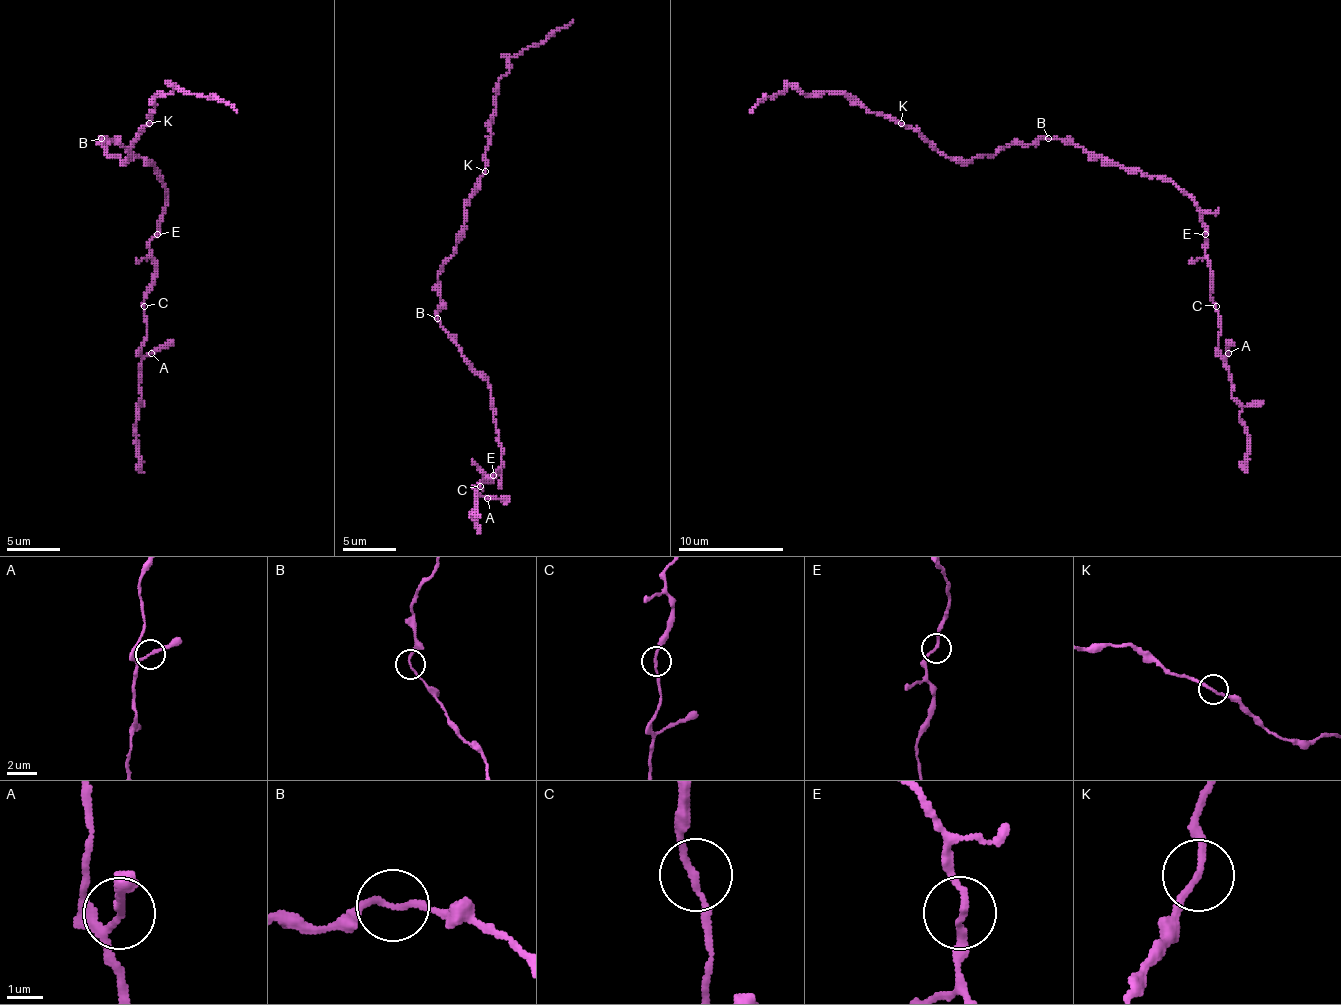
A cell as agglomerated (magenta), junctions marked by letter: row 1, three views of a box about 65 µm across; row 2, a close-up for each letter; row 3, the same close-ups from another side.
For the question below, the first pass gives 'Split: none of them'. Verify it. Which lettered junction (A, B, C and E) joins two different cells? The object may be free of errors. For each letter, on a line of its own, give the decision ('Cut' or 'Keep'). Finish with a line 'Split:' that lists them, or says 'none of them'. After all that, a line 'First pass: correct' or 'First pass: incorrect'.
A: Keep
B: Keep
C: Keep
E: Keep
Split: none of them
First pass: correct

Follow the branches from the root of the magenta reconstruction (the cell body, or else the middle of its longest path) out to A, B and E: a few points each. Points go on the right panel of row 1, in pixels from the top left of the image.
A: (1083, 149), (1171, 179), (1194, 202), (1205, 229), (1210, 298), (1221, 324), (1218, 351), (1229, 353)
B: (1083, 149), (1065, 144), (1059, 139), (1049, 139)
E: (1083, 149), (1149, 176), (1171, 179), (1194, 202), (1205, 234)

